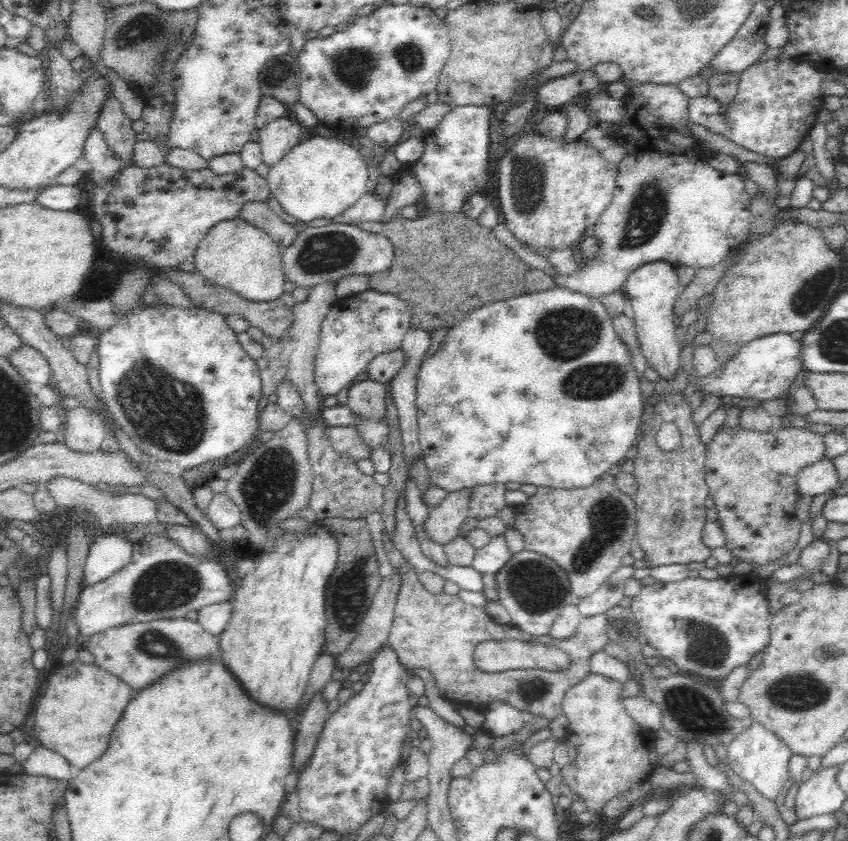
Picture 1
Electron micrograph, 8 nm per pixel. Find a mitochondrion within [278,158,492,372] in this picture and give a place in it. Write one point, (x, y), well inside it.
(333, 250)

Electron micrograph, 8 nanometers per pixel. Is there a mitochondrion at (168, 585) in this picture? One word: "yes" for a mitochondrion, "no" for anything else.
yes

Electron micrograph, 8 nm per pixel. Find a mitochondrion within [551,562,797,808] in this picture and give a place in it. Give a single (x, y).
(688, 707)

